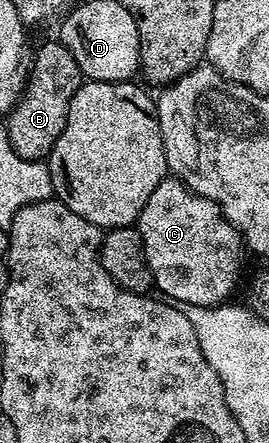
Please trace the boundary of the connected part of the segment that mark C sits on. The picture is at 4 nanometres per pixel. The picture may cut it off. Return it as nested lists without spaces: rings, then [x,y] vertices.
[[[166,178],[147,198],[147,206],[143,206],[135,227],[141,235],[156,291],[162,297],[208,308],[232,297],[229,295],[241,280],[243,241],[241,233],[222,216],[215,202],[195,195],[182,180]]]

